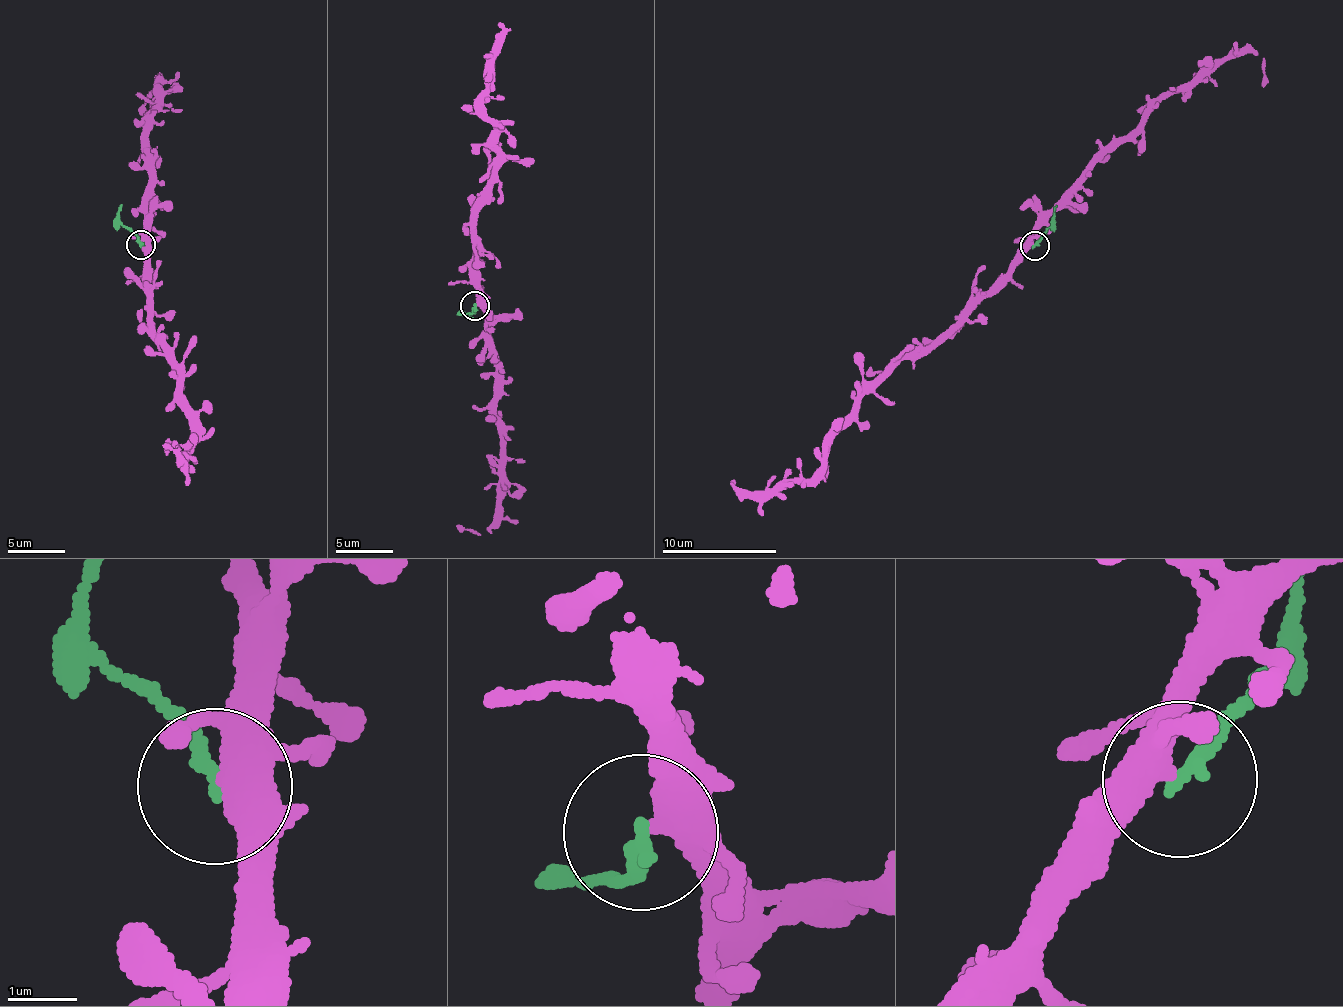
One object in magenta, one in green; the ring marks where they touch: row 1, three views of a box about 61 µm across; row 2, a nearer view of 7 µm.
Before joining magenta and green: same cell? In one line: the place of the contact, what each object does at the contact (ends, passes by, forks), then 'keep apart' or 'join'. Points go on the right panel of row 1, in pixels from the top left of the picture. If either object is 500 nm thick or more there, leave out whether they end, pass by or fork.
(1034, 245) | magenta forks | green ends | keep apart

